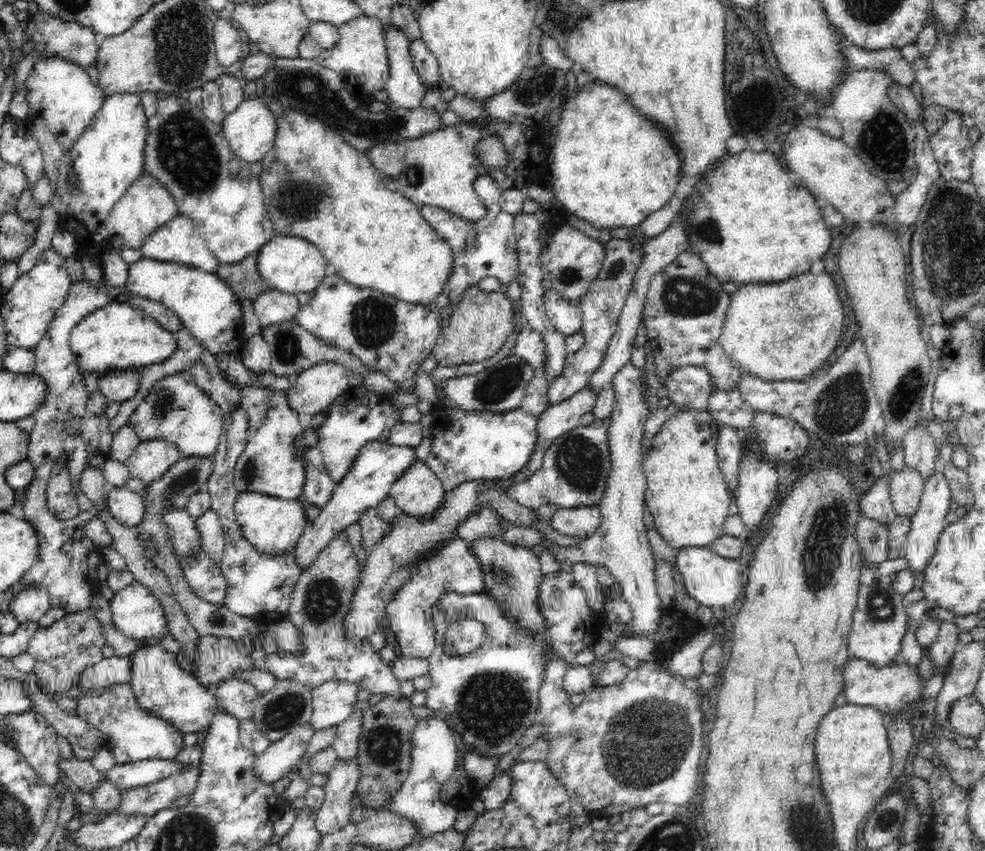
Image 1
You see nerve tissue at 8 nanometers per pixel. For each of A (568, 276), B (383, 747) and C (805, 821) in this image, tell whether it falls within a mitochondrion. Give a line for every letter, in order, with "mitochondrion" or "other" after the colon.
A: mitochondrion
B: mitochondrion
C: mitochondrion

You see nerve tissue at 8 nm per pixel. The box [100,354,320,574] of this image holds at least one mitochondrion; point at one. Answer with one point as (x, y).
(184, 480)

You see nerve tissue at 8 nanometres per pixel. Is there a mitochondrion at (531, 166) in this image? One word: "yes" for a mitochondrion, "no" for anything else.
no

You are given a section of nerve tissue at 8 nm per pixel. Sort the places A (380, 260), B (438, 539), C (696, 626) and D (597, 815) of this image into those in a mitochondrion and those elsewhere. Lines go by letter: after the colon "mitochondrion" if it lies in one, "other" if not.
A: other
B: mitochondrion
C: other
D: other

